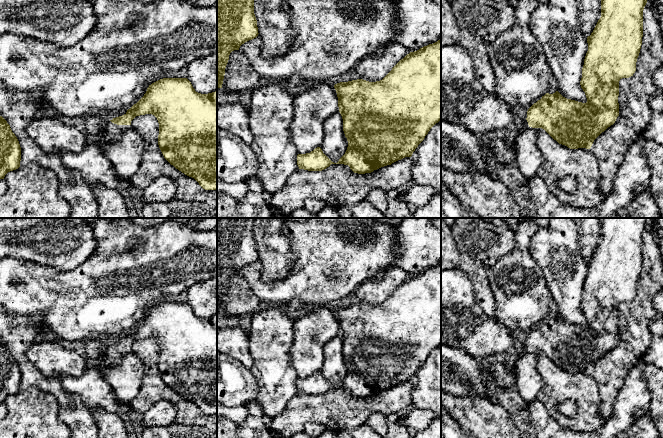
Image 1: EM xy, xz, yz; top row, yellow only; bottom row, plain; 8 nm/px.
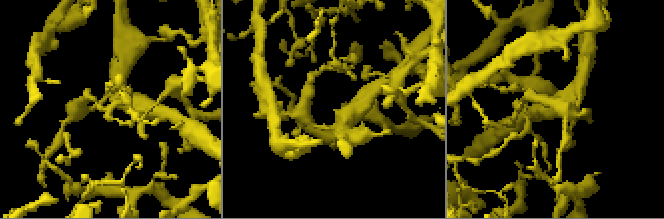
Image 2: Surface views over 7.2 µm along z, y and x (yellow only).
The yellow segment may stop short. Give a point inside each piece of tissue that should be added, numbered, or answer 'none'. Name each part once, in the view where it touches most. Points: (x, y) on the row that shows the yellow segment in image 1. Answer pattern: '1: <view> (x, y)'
1: xy (113, 132)

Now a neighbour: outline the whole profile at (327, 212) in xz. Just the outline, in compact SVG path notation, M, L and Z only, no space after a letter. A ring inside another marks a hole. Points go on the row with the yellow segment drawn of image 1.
M324 207L320 212L319 212L319 218L341 218L339 215L338 209L333 208L333 207Z

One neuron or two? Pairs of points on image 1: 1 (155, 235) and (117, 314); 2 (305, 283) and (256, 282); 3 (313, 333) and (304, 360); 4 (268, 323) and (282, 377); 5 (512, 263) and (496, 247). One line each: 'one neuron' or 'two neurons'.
1: one neuron
2: one neuron
3: one neuron
4: one neuron
5: two neurons

